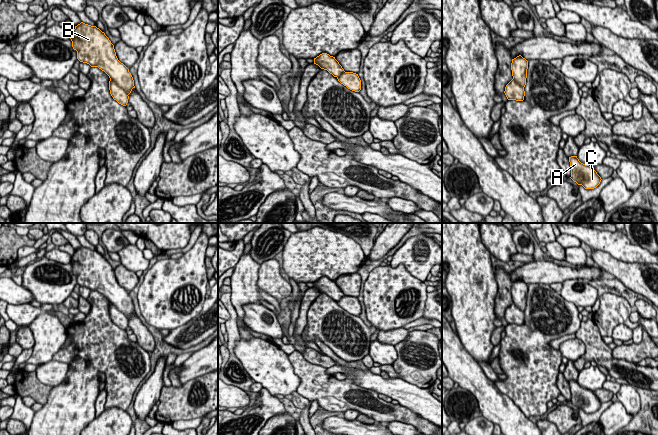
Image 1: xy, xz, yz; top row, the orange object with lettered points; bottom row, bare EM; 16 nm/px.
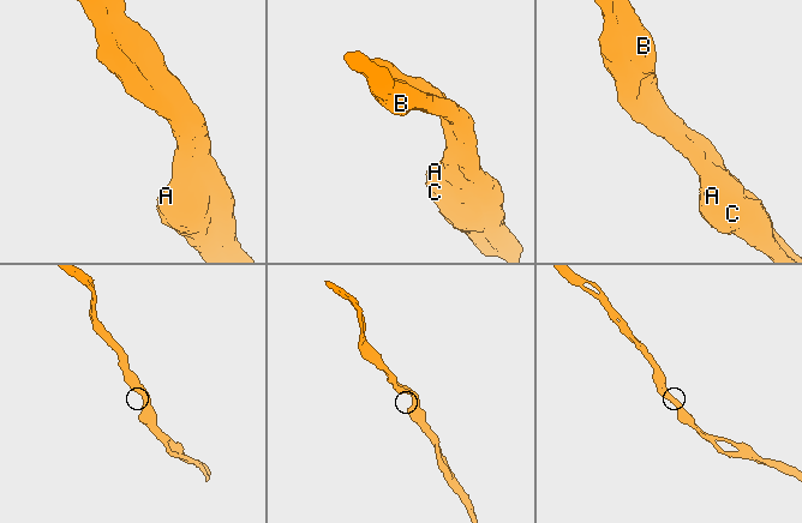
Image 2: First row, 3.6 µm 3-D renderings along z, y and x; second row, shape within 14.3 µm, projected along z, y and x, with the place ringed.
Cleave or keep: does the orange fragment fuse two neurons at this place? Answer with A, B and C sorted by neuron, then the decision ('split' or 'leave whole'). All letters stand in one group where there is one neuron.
A B C; leave whole

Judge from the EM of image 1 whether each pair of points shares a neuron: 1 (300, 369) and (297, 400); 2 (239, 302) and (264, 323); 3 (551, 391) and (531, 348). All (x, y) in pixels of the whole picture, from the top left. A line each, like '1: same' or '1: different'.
1: different
2: different
3: same

